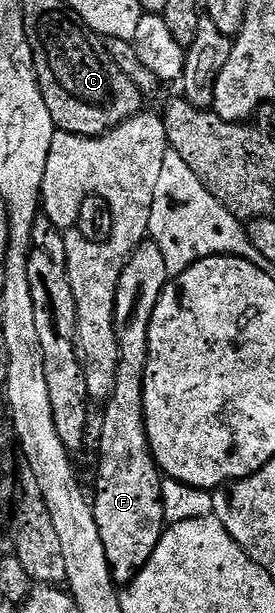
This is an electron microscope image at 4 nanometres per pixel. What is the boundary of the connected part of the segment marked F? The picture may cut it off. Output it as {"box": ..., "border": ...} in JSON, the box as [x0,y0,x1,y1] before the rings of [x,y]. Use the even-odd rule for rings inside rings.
{"box":[93,239,168,587],"border":[[[144,239],[133,251],[125,271],[121,271],[121,283],[117,283],[115,330],[119,340],[119,366],[117,383],[113,387],[110,399],[105,402],[104,409],[107,410],[103,413],[103,426],[99,429],[99,474],[95,477],[93,504],[97,531],[101,531],[101,543],[105,543],[105,559],[109,559],[111,574],[116,586],[119,587],[130,585],[145,567],[145,563],[149,563],[165,528],[161,499],[163,477],[158,463],[155,462],[155,456],[151,453],[151,444],[147,438],[143,396],[145,395],[145,367],[149,355],[149,323],[153,323],[153,311],[157,307],[157,299],[161,299],[161,291],[165,291],[168,280],[165,255],[161,255],[161,247],[157,247],[157,243],[153,240]]]}

